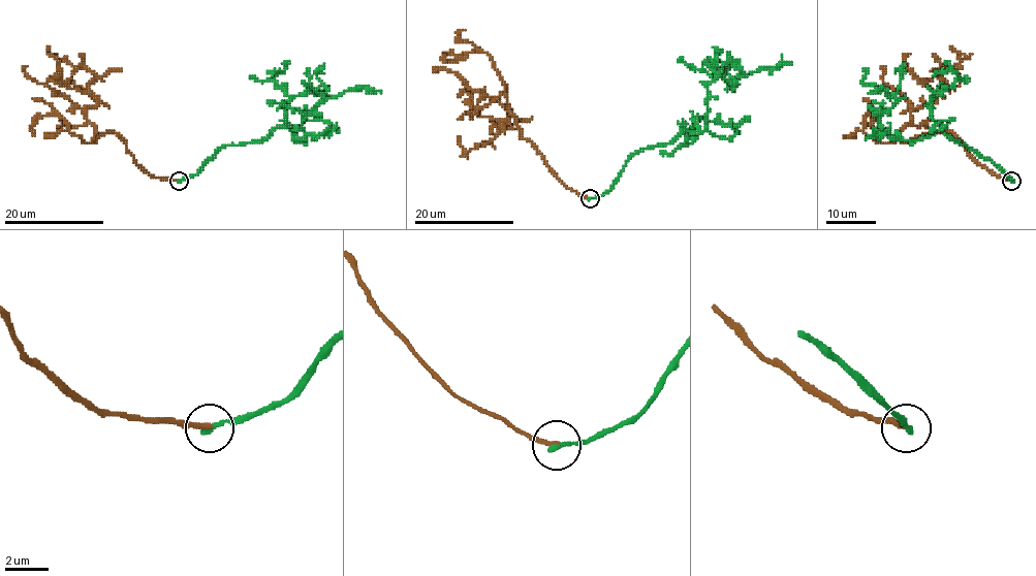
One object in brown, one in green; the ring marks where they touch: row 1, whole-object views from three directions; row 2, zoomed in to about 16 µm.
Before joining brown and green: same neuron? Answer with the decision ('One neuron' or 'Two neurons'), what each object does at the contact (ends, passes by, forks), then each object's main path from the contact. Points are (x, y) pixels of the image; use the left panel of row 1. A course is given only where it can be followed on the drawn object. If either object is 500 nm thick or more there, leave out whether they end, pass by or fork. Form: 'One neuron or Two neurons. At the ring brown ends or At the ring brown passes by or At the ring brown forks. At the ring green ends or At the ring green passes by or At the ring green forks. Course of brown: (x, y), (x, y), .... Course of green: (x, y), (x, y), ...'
Two neurons. At the ring brown ends. At the ring green ends. Course of brown: (179, 181), (153, 177), (112, 132), (94, 140), (85, 112), (98, 102), (73, 83), (72, 65), (50, 46). Course of green: (179, 181), (225, 146), (260, 141), (281, 126), (300, 139), (323, 100), (356, 88), (381, 93)

